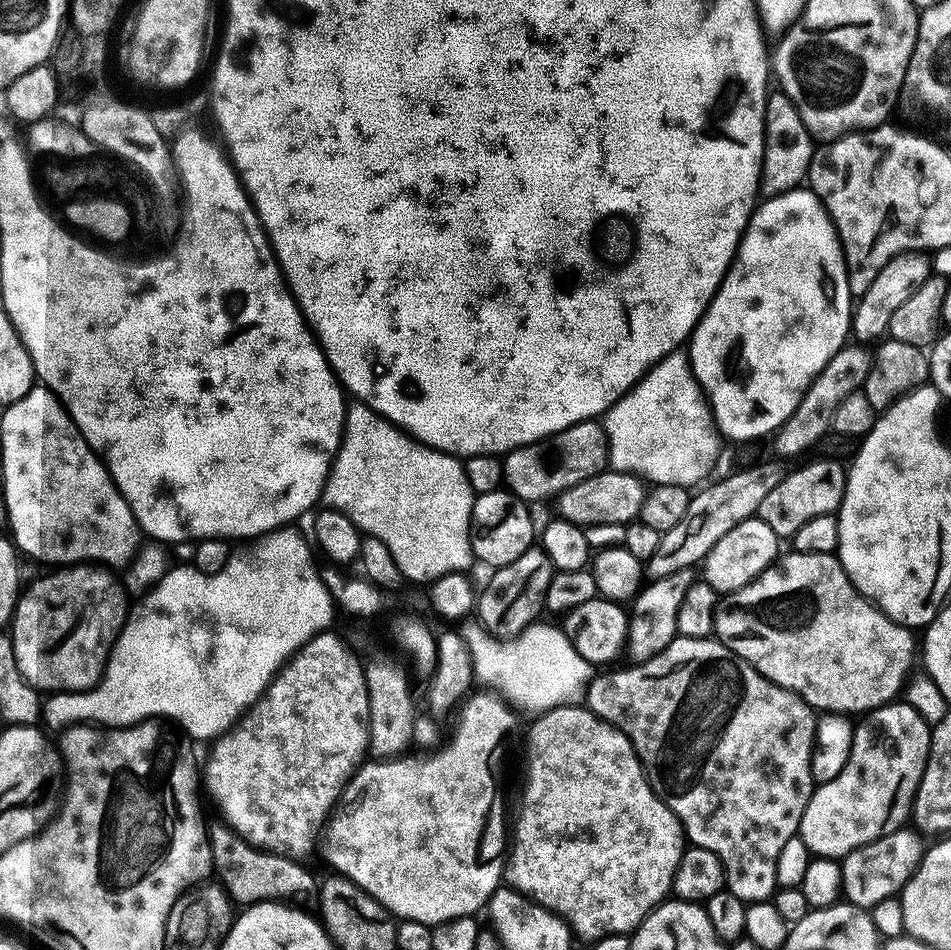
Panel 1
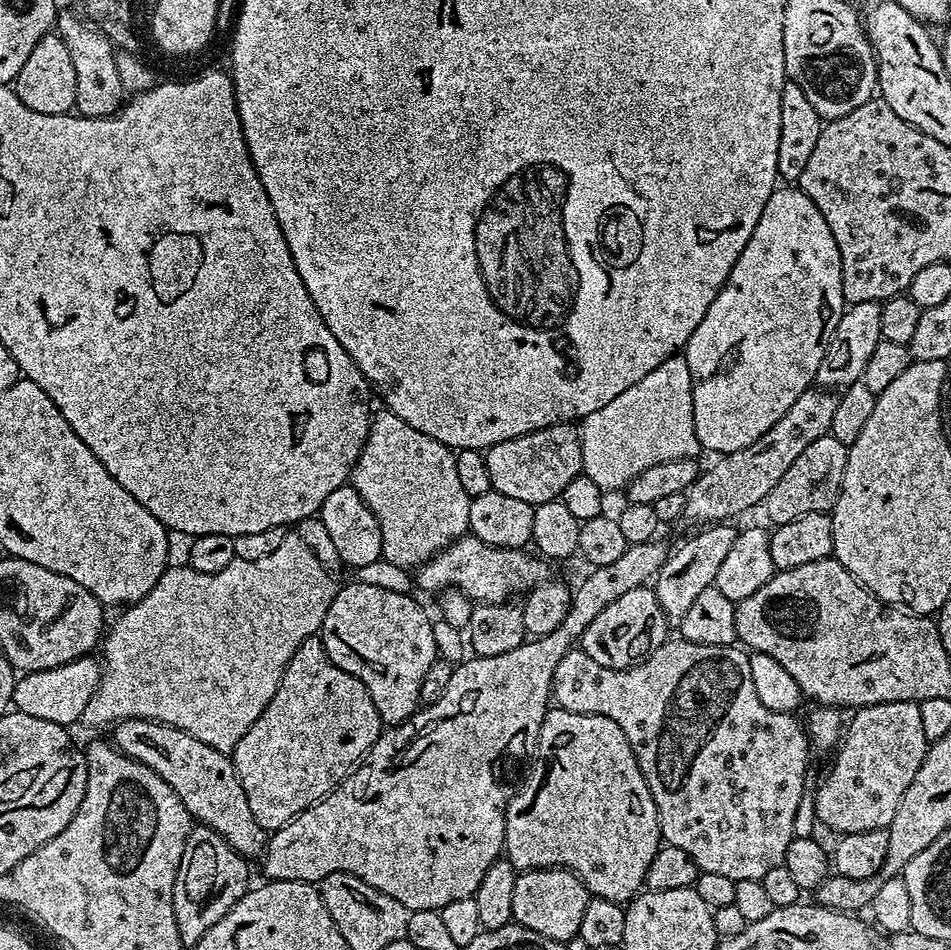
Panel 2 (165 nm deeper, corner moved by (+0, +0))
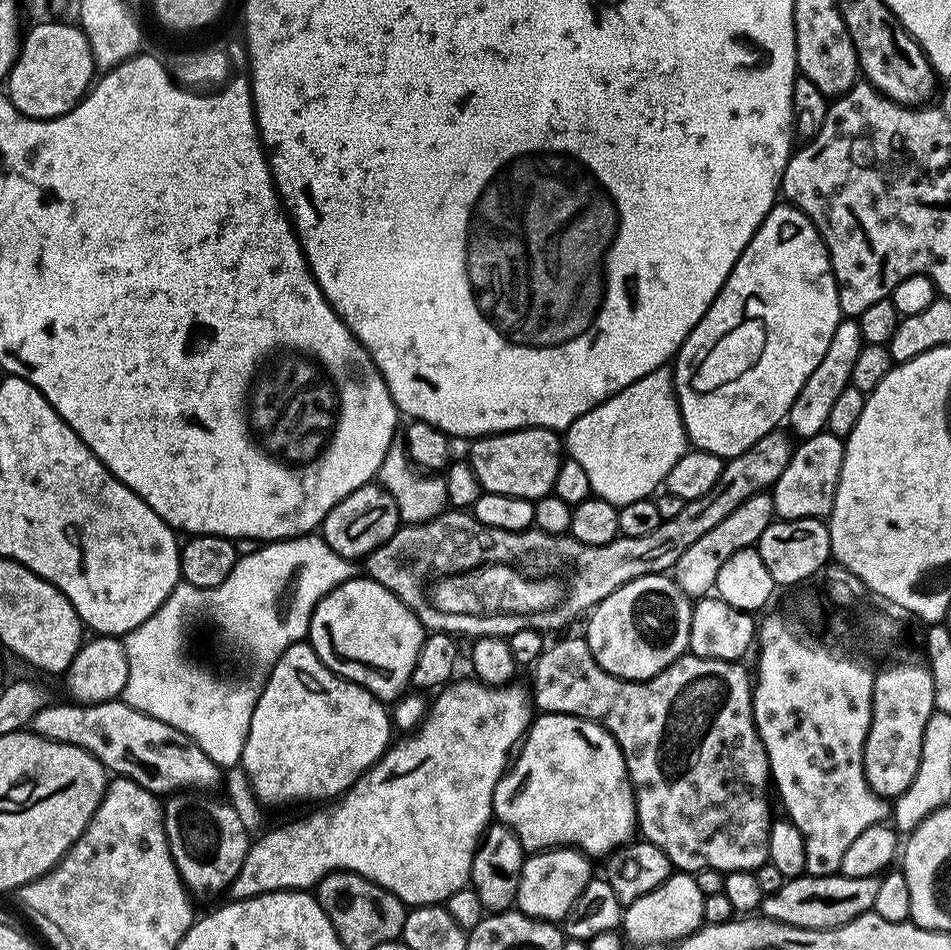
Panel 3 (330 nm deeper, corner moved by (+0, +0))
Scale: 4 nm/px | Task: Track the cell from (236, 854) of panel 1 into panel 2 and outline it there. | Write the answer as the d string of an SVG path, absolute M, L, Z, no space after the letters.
M123 720L111 732L114 747L158 774L162 782L178 794L182 806L186 806L188 815L197 825L217 832L239 856L263 857L269 833L254 822L250 802L246 802L246 790L242 790L240 776L229 753L214 750L214 746L206 746L206 742L198 742L198 738L156 720Z

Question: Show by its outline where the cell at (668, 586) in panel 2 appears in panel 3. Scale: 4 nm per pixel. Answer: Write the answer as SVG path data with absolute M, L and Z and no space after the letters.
M759 492L746 498L746 502L742 502L742 506L738 506L738 510L734 510L734 514L722 518L722 522L718 522L718 526L714 526L714 530L702 534L702 538L698 538L698 542L694 542L686 549L682 558L678 558L674 569L674 579L680 588L690 598L709 595L715 589L720 567L732 555L738 554L738 550L753 547L760 539L762 530L766 530L766 526L772 524L775 516L776 507L768 492Z

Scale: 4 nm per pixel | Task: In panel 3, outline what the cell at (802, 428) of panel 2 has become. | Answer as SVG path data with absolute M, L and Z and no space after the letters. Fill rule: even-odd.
M777 430L766 434L766 438L758 438L758 442L750 446L750 450L731 457L725 463L710 494L706 494L701 500L687 501L680 513L662 521L654 534L645 534L643 538L619 535L608 544L586 546L570 534L552 536L535 526L527 528L525 532L494 530L478 522L471 511L445 510L424 524L404 524L385 544L378 546L366 557L363 564L368 572L365 573L367 579L377 580L382 586L386 586L386 590L399 595L400 600L407 605L413 601L420 603L426 598L437 610L450 614L486 615L492 612L492 608L500 608L503 616L532 618L536 616L535 612L556 612L559 608L565 608L566 611L583 617L626 582L642 578L646 574L667 573L675 569L678 558L682 558L684 551L694 542L698 542L702 534L714 530L714 526L718 526L722 518L734 514L734 510L738 510L738 506L742 506L746 498L759 492L768 492L778 482L778 478L782 478L782 470L790 466L793 451L794 444L787 431ZM415 581L418 582L416 591L404 590Z

